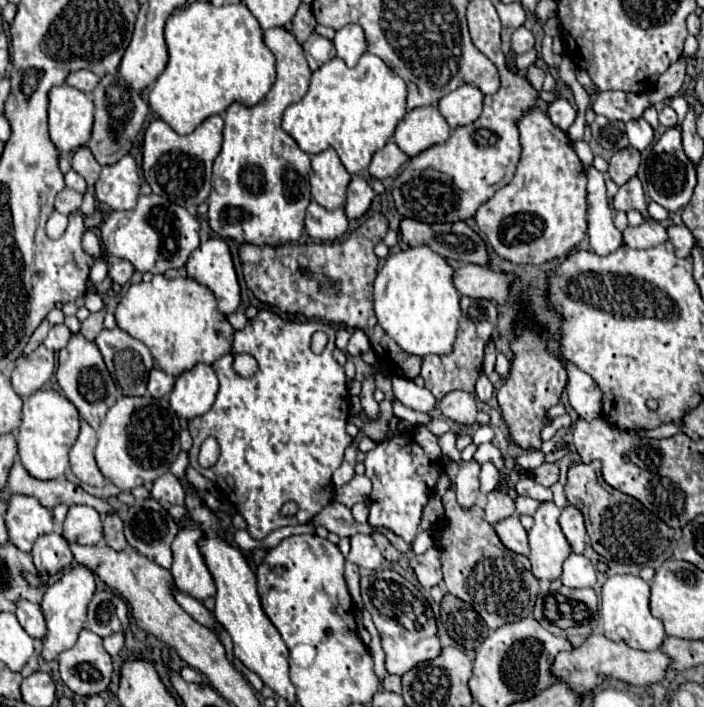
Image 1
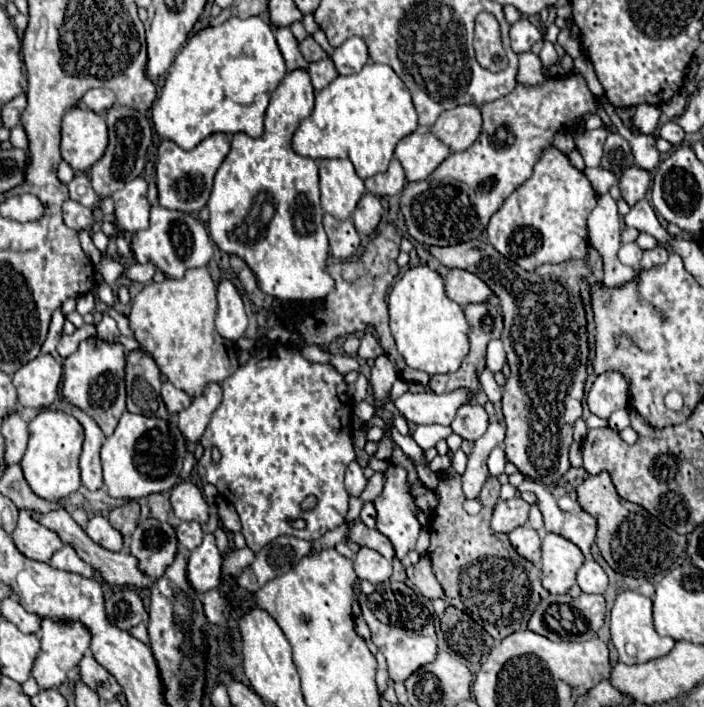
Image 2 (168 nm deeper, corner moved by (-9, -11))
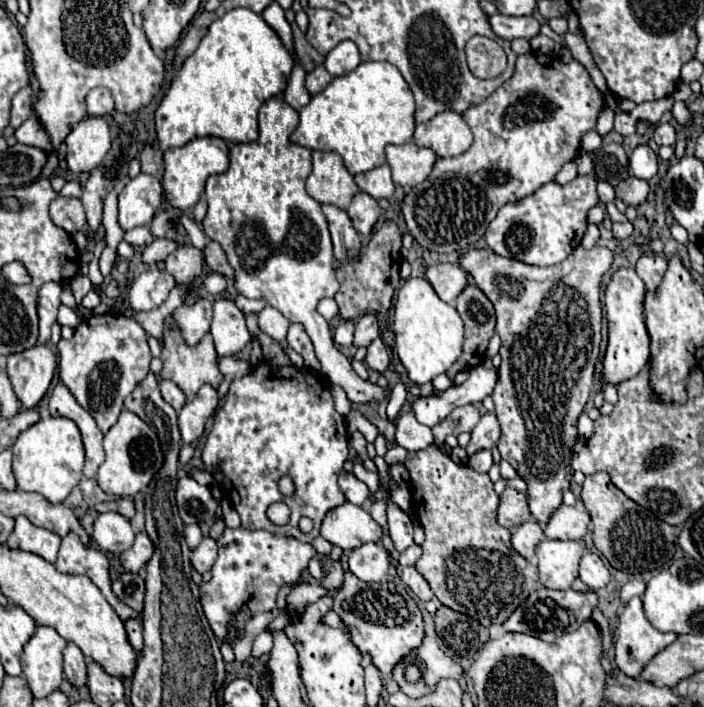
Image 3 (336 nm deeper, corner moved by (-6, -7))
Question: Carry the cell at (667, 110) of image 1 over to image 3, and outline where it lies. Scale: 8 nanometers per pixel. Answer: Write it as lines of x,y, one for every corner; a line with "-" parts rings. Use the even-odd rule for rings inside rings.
658,124
654,130
654,142
658,146
674,146
676,142
676,132
672,124

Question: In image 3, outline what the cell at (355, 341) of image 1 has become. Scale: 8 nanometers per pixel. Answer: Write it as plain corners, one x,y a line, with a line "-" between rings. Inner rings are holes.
364,314
356,320
356,332
354,332
354,346
368,346
376,336
380,336
378,330
378,318
376,314

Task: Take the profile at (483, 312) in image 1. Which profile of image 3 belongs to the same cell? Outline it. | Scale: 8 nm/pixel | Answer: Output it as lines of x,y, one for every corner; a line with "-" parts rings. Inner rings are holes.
468,284
460,292
460,296
456,298
456,310
464,320
466,342
462,356
448,370
450,378
454,378
462,370
478,366
486,358
486,348
496,326
494,306
476,284

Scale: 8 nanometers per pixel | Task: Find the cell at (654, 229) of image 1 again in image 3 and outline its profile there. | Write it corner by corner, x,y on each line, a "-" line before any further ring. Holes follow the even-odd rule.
642,254
638,264
636,264
636,272
644,280
646,290
650,290
650,292
658,290
666,268
668,268
666,258
658,256
658,254

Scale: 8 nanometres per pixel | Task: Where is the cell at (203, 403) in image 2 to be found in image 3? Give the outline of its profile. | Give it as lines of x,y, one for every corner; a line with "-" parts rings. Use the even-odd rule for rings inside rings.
208,384
198,390
194,400
186,402
186,406
178,414
178,428
186,444
198,440
204,434
206,420
212,416
216,406
218,406
218,394

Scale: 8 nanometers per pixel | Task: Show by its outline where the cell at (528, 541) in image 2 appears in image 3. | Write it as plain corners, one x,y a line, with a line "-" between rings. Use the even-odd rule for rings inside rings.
526,522
522,524
514,534
512,534
512,548
524,556
526,560
530,560
534,556
534,548
538,546
538,542
544,540
544,532
536,522

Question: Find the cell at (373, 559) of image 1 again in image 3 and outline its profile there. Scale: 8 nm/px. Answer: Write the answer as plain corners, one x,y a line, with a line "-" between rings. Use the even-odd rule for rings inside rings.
374,542
354,548
348,556
348,568
364,582
382,582
390,566
388,552

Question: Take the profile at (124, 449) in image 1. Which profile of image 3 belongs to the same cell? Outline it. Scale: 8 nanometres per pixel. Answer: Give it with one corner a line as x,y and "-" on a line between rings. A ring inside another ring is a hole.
122,410
118,422
104,434
104,452
106,452
106,460
98,468
96,480
106,494
114,494
118,498
134,496
142,488
146,488
152,476
158,472
160,464
164,462
164,454
156,432
134,412
128,410

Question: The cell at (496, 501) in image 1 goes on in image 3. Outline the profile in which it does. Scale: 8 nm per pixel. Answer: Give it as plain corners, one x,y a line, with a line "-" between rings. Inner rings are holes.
506,488
504,494
500,496
500,506
498,506
498,520
502,526
516,530
520,524
530,520
530,510
526,502
526,494

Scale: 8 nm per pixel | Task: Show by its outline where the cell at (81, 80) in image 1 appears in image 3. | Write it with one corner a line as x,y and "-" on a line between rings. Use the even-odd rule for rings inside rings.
94,88
86,96
90,116
108,116
114,110
114,98
108,88

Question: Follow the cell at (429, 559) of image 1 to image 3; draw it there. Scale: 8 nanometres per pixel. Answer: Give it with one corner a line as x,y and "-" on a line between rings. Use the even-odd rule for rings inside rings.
398,566
398,576
402,578
402,582
420,598
420,600
430,600
432,598
432,592
428,590
428,582
416,572
414,566
408,566
408,568
402,568

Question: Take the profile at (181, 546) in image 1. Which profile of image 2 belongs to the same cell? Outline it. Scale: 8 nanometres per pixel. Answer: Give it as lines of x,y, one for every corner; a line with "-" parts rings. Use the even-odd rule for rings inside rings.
205,534
203,544
191,550
187,562
187,580
197,592
209,592
221,584
223,558
215,546
215,536

